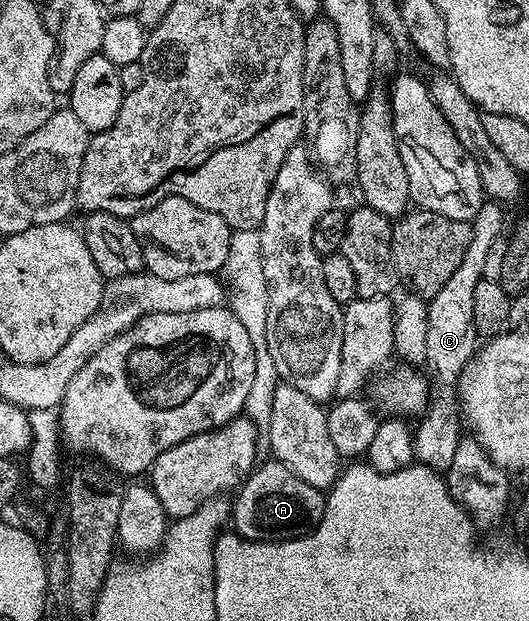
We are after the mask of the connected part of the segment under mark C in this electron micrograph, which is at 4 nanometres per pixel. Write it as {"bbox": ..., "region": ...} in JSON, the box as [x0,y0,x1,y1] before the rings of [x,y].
{"bbox":[412,200,505,471],"region":[[[485,200],[484,205],[478,207],[478,215],[474,215],[470,223],[472,226],[470,247],[466,247],[466,255],[462,255],[462,263],[458,263],[454,275],[450,275],[449,281],[442,286],[442,291],[438,291],[438,295],[427,298],[426,301],[428,314],[426,315],[426,355],[423,364],[428,365],[427,372],[435,388],[431,390],[428,408],[415,422],[417,425],[414,425],[412,435],[412,456],[419,464],[437,471],[448,470],[462,436],[462,414],[456,384],[462,371],[472,362],[472,356],[478,348],[478,334],[472,322],[474,287],[478,287],[478,283],[484,280],[486,254],[490,252],[490,247],[494,247],[501,240],[500,232],[504,229],[503,212],[505,213],[505,210],[499,201]]]}

